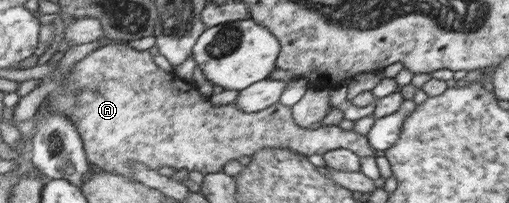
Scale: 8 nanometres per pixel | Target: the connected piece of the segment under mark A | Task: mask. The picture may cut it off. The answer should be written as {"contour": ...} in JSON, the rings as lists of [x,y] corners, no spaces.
{"contour":[[[117,42],[115,44],[109,44],[107,46],[103,46],[96,50],[95,52],[86,56],[81,62],[78,62],[73,68],[73,84],[69,88],[61,87],[60,90],[53,93],[52,100],[52,108],[59,113],[64,113],[67,117],[73,120],[79,135],[84,140],[84,146],[86,148],[87,157],[90,163],[95,165],[96,167],[100,167],[103,171],[107,172],[115,172],[115,174],[123,174],[123,176],[131,178],[131,180],[137,181],[137,177],[135,177],[135,171],[133,171],[134,163],[143,164],[147,166],[149,169],[160,170],[160,171],[172,171],[177,169],[187,169],[198,170],[203,173],[205,176],[209,173],[216,173],[223,171],[223,167],[233,160],[238,160],[243,156],[253,157],[258,151],[264,150],[265,148],[283,148],[283,149],[291,149],[305,157],[309,157],[311,155],[321,155],[322,157],[328,152],[337,150],[339,148],[345,148],[351,150],[353,154],[355,154],[358,158],[364,158],[365,156],[374,157],[374,152],[367,144],[367,140],[363,135],[357,135],[353,133],[353,130],[343,130],[343,128],[339,128],[339,126],[322,126],[317,130],[310,130],[302,128],[295,123],[293,117],[293,110],[289,106],[285,106],[285,104],[273,104],[273,106],[269,106],[269,108],[261,110],[260,112],[247,113],[243,110],[240,110],[235,104],[225,106],[224,108],[218,108],[217,106],[213,106],[211,102],[209,102],[206,98],[202,98],[201,100],[197,100],[195,104],[191,104],[187,106],[185,103],[180,103],[183,96],[187,94],[187,92],[191,92],[191,90],[197,90],[194,82],[182,79],[177,76],[175,72],[165,72],[155,64],[155,60],[153,60],[155,50],[144,50],[139,51],[135,50],[135,48],[131,48],[127,42]]]}

